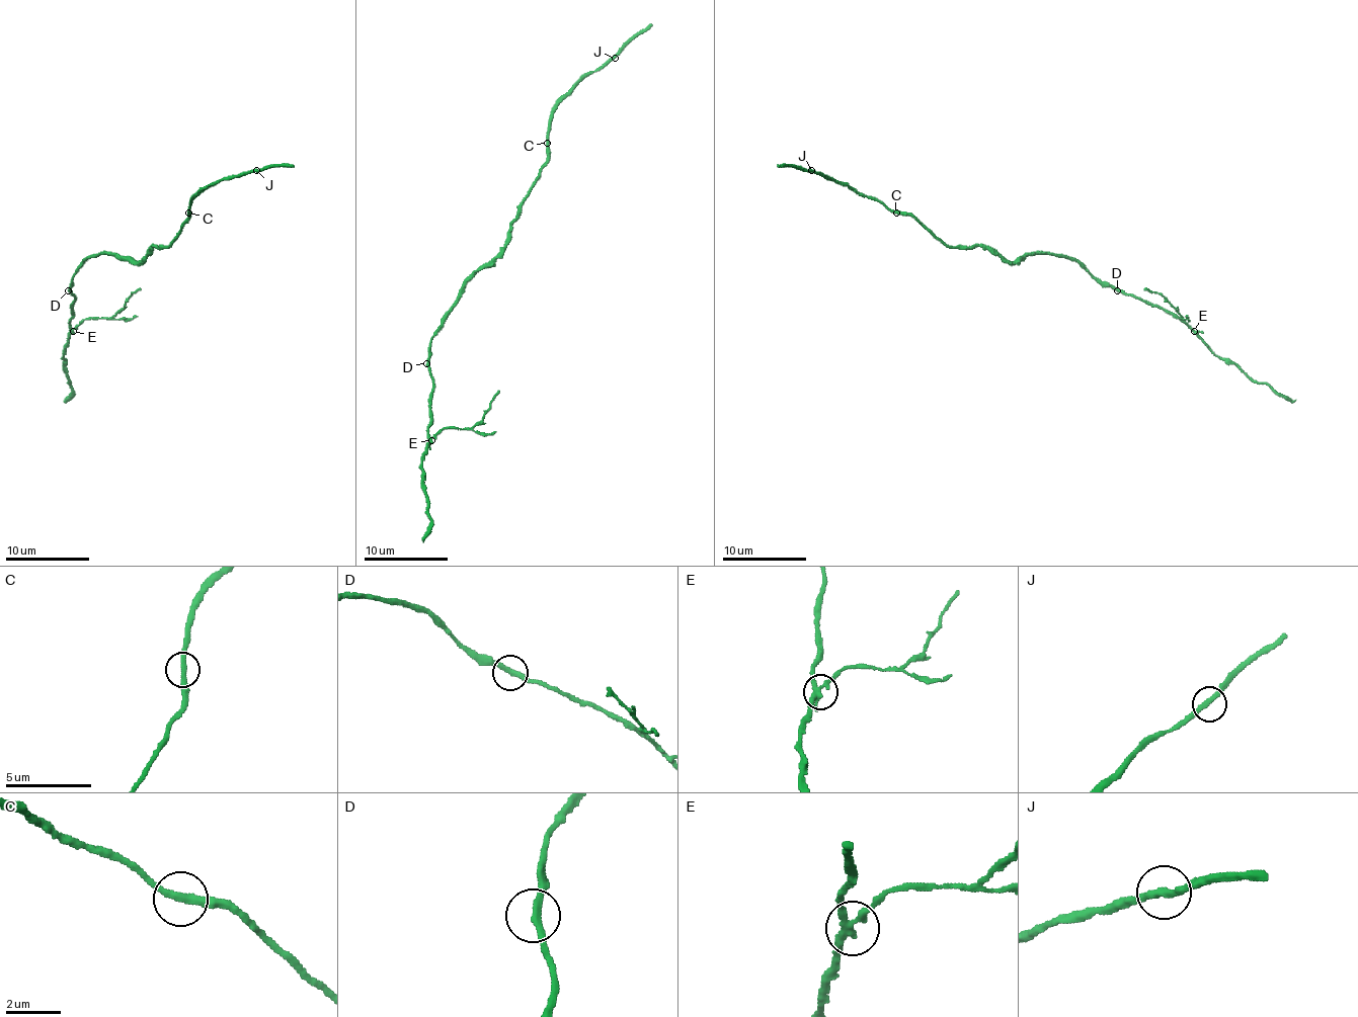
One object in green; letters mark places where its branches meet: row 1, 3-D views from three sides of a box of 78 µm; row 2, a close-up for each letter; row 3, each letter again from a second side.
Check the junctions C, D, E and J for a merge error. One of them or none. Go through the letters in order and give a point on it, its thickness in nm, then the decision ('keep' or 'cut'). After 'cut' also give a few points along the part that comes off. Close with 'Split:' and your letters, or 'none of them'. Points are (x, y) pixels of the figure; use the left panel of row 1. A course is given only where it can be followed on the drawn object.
C: at (188, 213); 280 nm thick; keep
D: at (68, 290); 280 nm thick; keep
E: at (73, 331); 240 nm thick; cut; foreign part runs (72, 330), (85, 320), (112, 318), (132, 292), (140, 288)
J: at (256, 170); 280 nm thick; keep
Split: E

